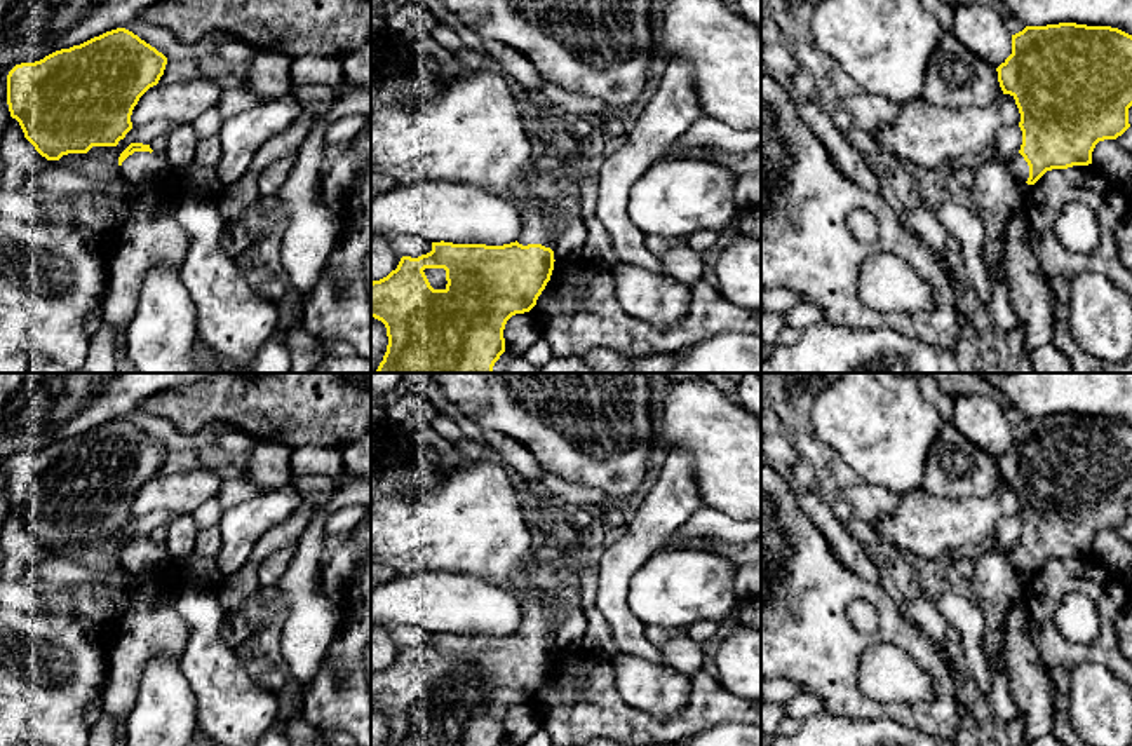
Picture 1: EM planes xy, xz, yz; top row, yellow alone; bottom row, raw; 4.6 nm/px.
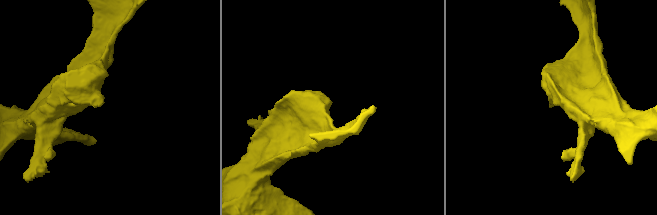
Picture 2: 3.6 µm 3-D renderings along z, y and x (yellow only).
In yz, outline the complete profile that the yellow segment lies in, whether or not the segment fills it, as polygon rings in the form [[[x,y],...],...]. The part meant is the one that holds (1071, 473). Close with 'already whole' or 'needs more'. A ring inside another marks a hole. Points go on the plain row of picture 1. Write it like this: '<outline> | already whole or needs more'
[[[1059,413],[1026,417],[1012,425],[1012,444],[996,458],[1003,485],[1010,485],[1021,504],[1022,535],[1007,558],[1014,570],[1034,575],[1047,561],[1092,554],[1099,532],[1116,530],[1129,518],[1132,497],[1132,425],[1111,417]]] | needs more

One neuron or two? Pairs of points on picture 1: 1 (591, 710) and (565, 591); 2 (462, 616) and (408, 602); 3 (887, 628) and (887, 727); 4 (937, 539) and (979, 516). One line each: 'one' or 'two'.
1: two
2: one
3: two
4: one

